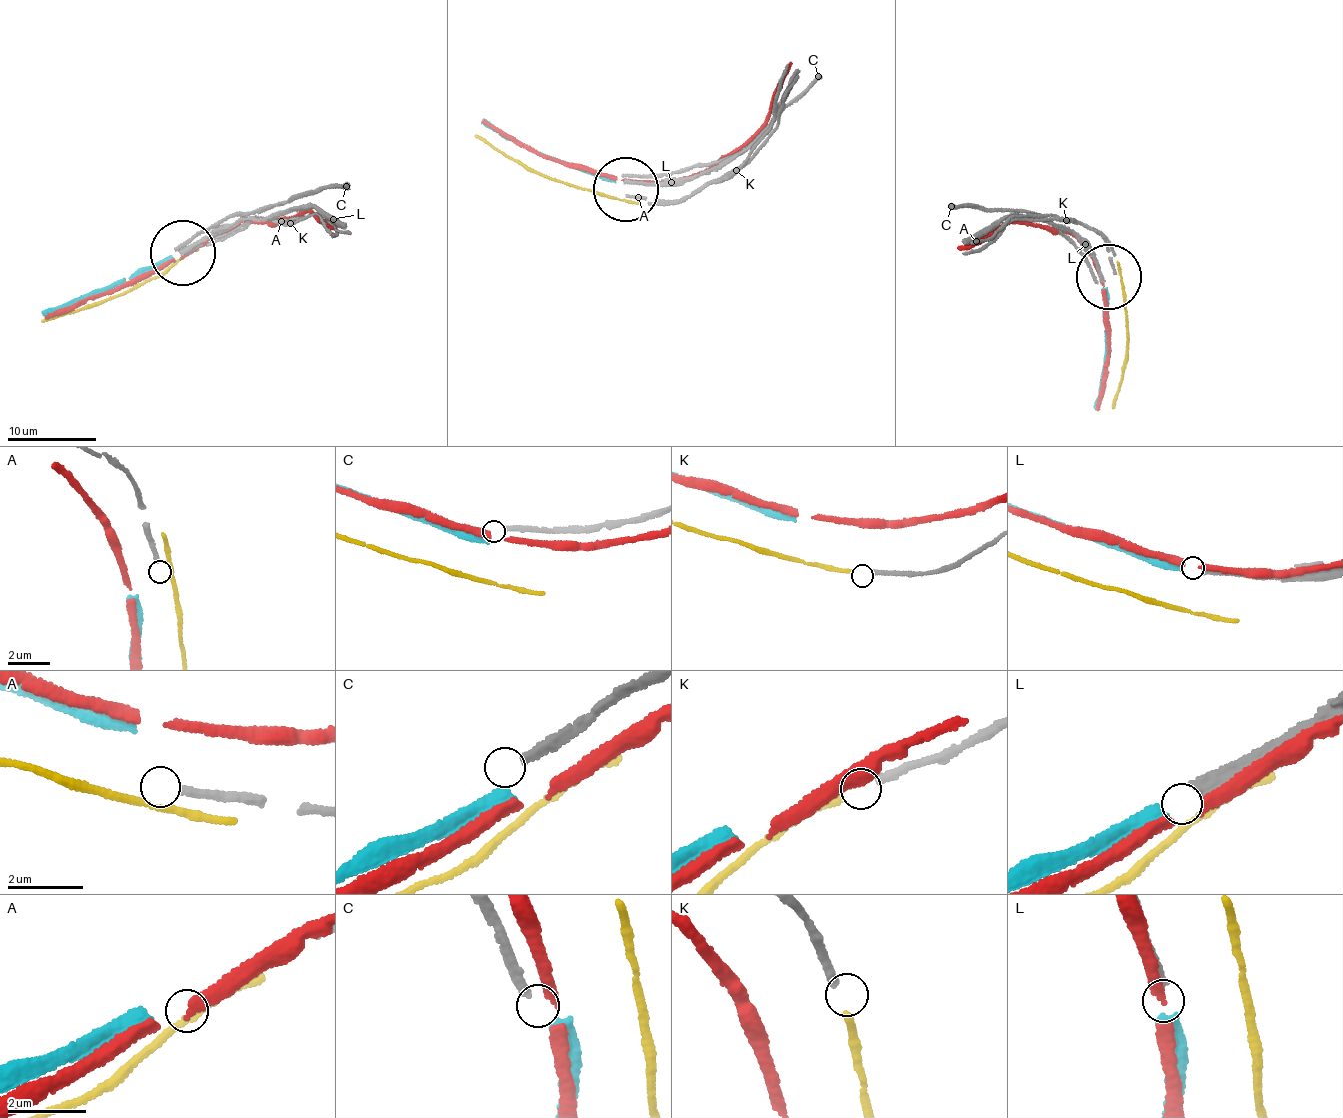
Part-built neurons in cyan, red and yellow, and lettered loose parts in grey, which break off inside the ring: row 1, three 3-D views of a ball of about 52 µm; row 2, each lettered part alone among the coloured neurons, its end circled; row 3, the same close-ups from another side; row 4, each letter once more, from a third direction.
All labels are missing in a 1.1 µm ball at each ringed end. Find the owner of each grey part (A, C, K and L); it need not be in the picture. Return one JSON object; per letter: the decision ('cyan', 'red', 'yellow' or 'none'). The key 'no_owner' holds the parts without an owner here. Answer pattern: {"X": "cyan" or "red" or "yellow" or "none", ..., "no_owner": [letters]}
{"A": "none", "C": "none", "K": "yellow", "L": "cyan", "no_owner": ["A", "C"]}

